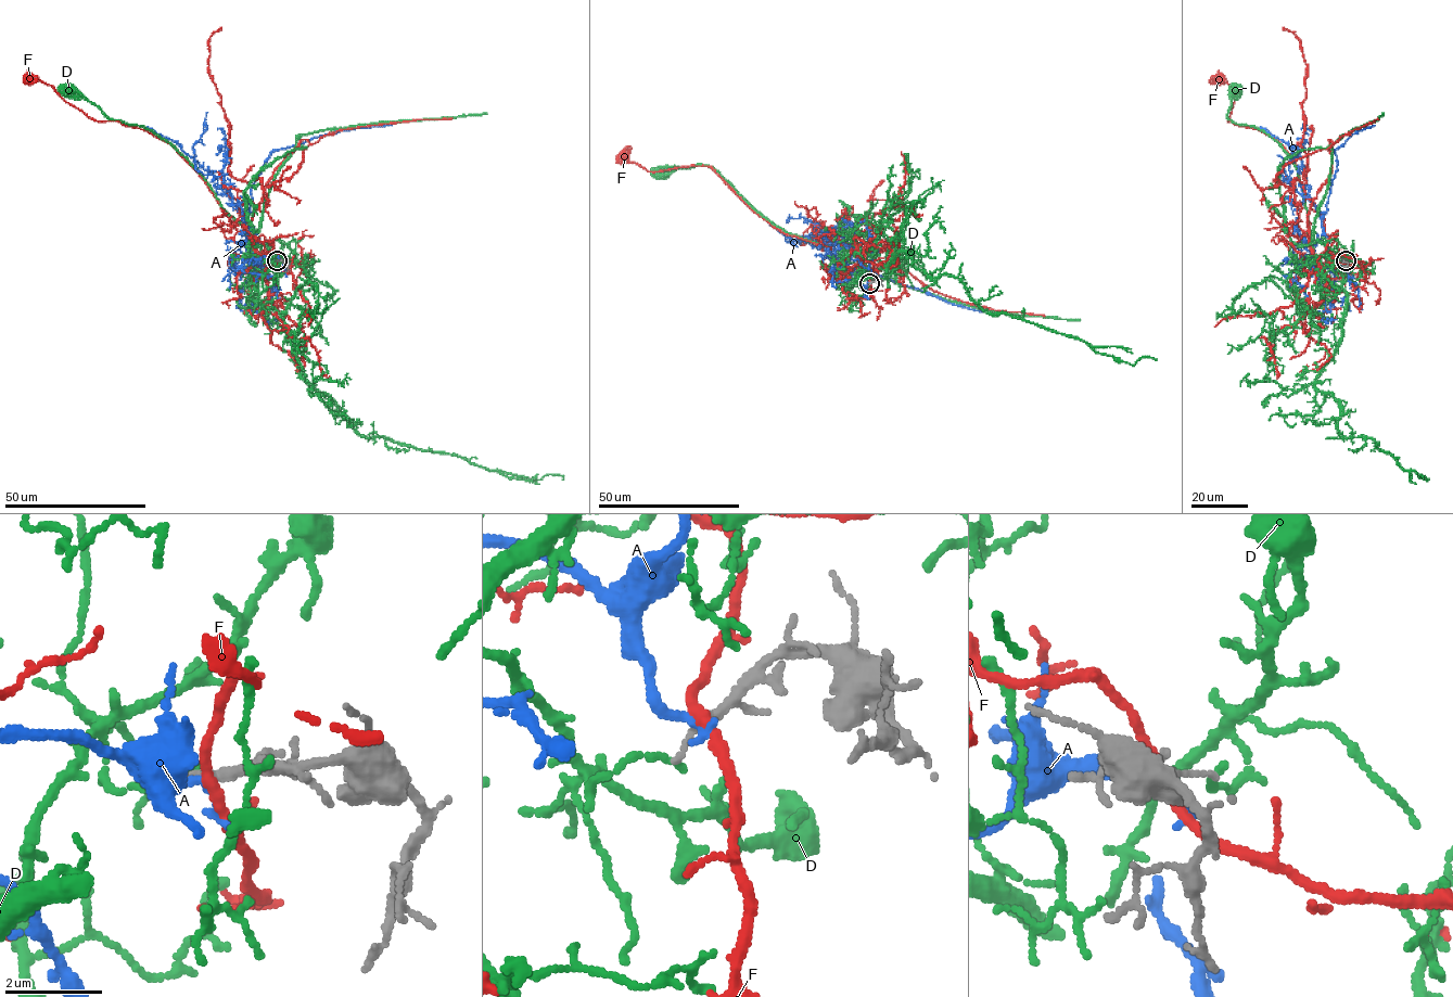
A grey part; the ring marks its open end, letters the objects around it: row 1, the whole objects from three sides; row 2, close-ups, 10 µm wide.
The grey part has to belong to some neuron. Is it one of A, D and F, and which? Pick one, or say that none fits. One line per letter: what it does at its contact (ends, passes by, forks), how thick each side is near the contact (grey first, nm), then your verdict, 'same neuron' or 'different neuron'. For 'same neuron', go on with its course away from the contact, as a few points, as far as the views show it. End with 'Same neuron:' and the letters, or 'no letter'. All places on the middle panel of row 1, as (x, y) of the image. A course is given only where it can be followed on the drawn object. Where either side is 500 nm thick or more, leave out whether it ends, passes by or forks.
A: it ends; calibres 170 and 220 nm; same neuron; course (869, 283), (838, 259), (853, 273), (878, 273), (951, 303), (985, 311)
D: it ends; calibres 100 and 120 nm; different neuron
F: it passes by; calibres 180 and 220 nm; different neuron
Same neuron: A

